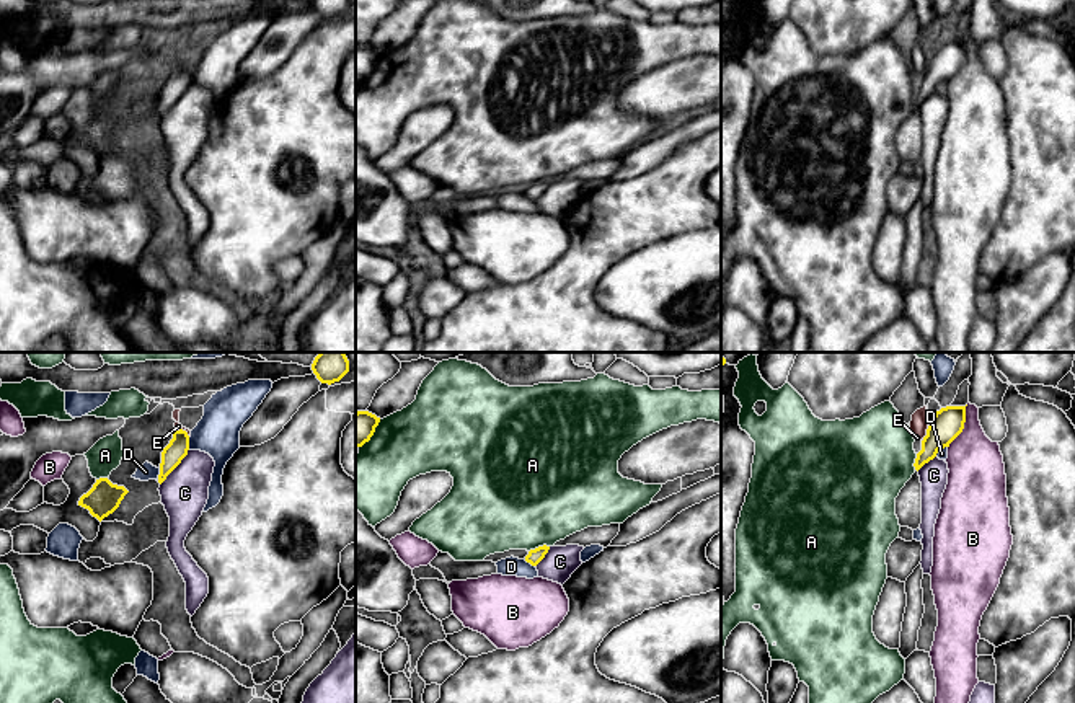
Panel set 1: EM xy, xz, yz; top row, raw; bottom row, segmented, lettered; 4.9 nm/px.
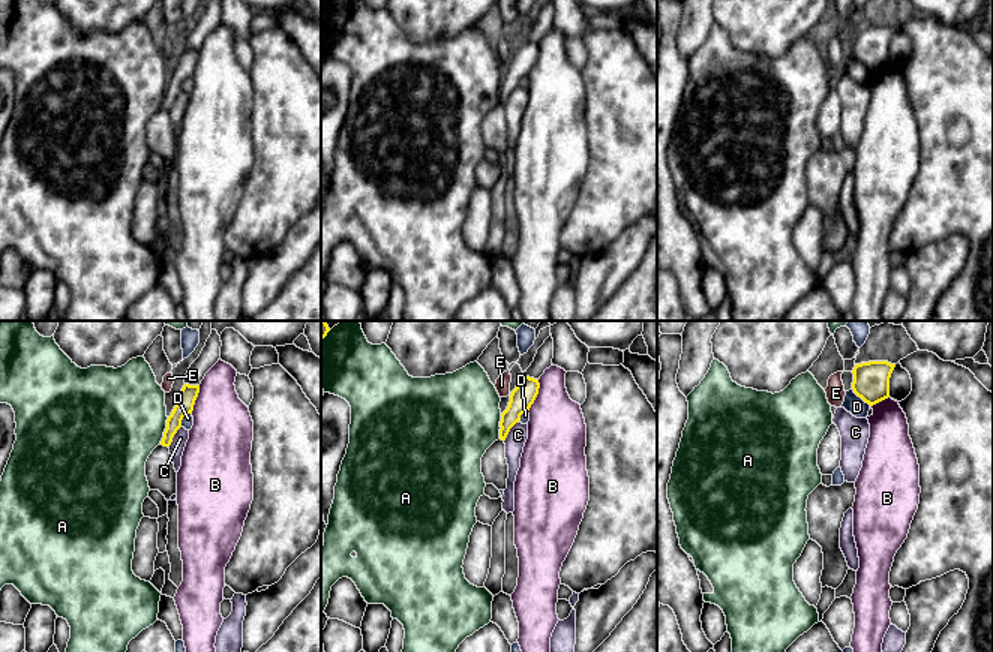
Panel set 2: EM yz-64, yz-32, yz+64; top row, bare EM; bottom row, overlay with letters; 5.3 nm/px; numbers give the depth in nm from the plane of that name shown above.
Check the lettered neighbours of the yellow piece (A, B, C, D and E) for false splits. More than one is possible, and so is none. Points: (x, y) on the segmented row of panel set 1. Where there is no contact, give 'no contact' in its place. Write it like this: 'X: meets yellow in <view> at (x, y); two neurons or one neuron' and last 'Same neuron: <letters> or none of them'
A: meets yellow in xz at (539, 547); two neurons
B: meets yellow in yz at (963, 426); two neurons
C: meets yellow in xy at (176, 465); two neurons
D: meets yellow in xy at (160, 473); two neurons
E: meets yellow in xy at (181, 429); two neurons
Same neuron: none of them

